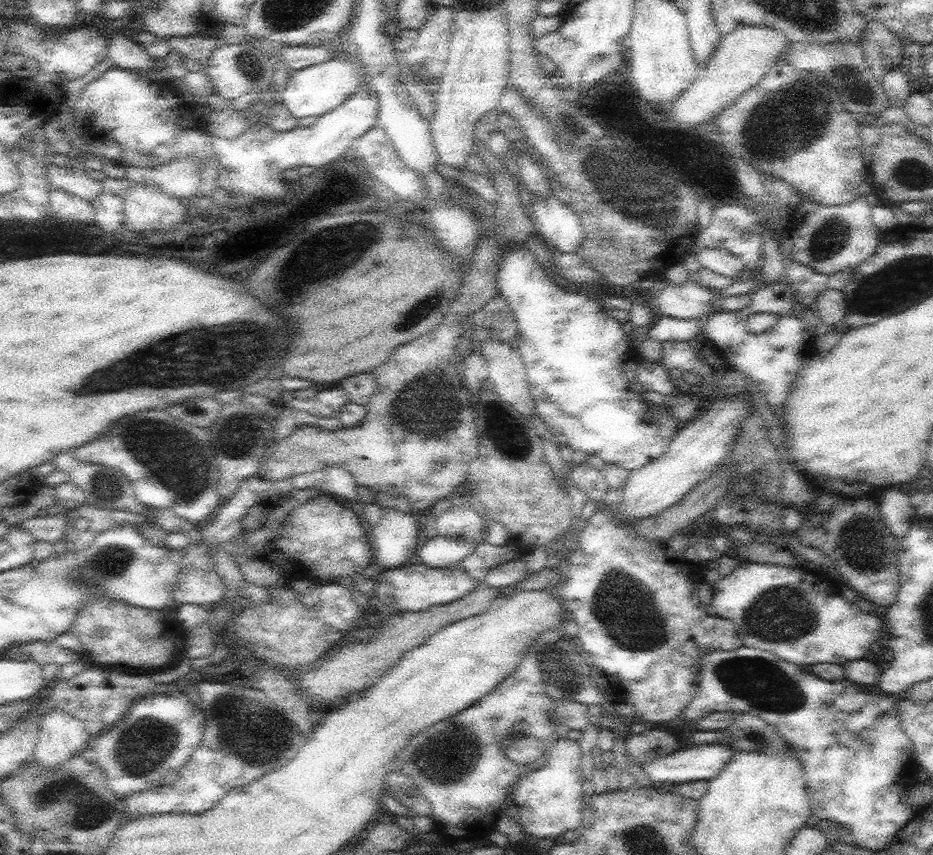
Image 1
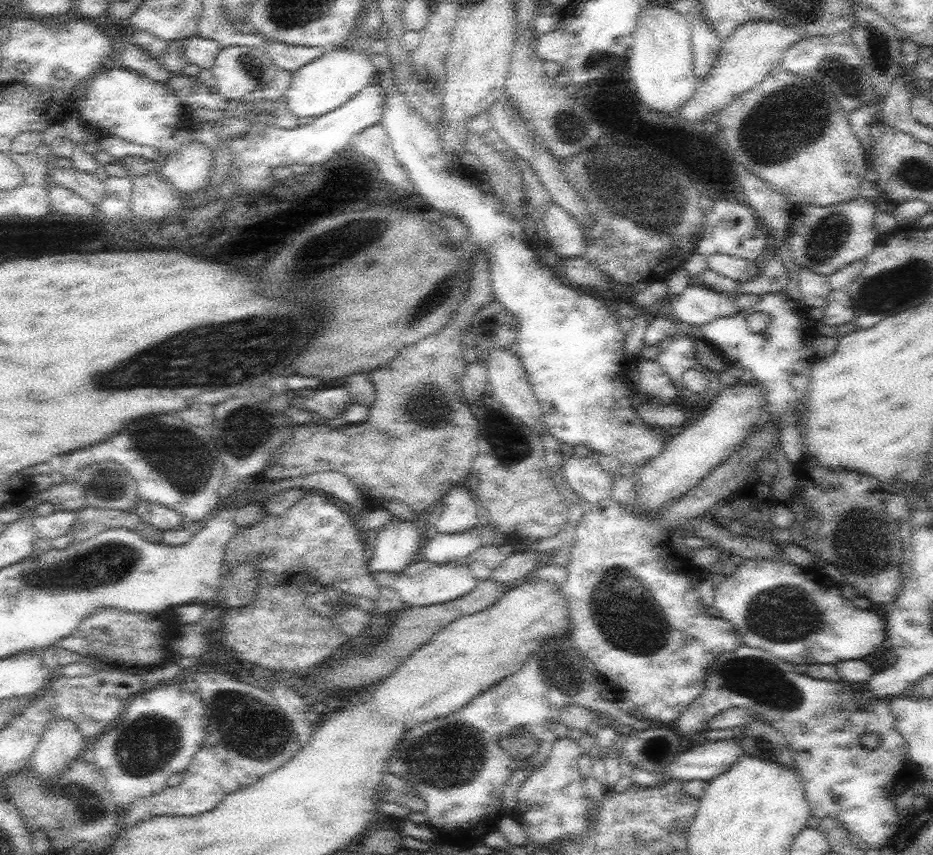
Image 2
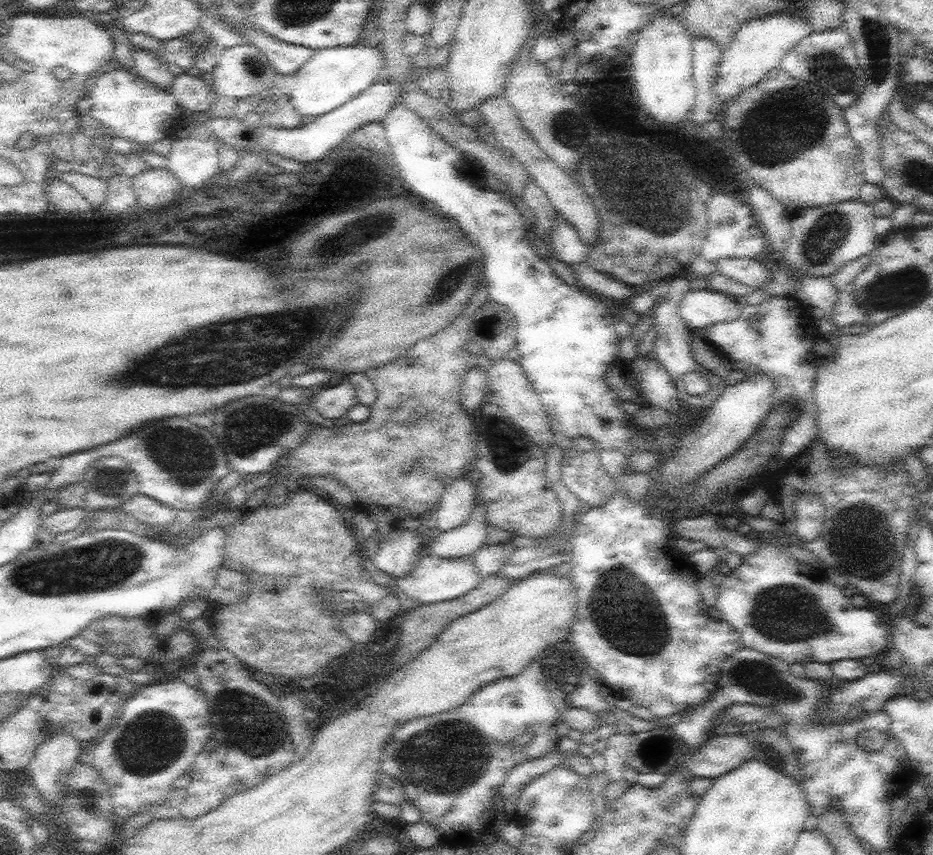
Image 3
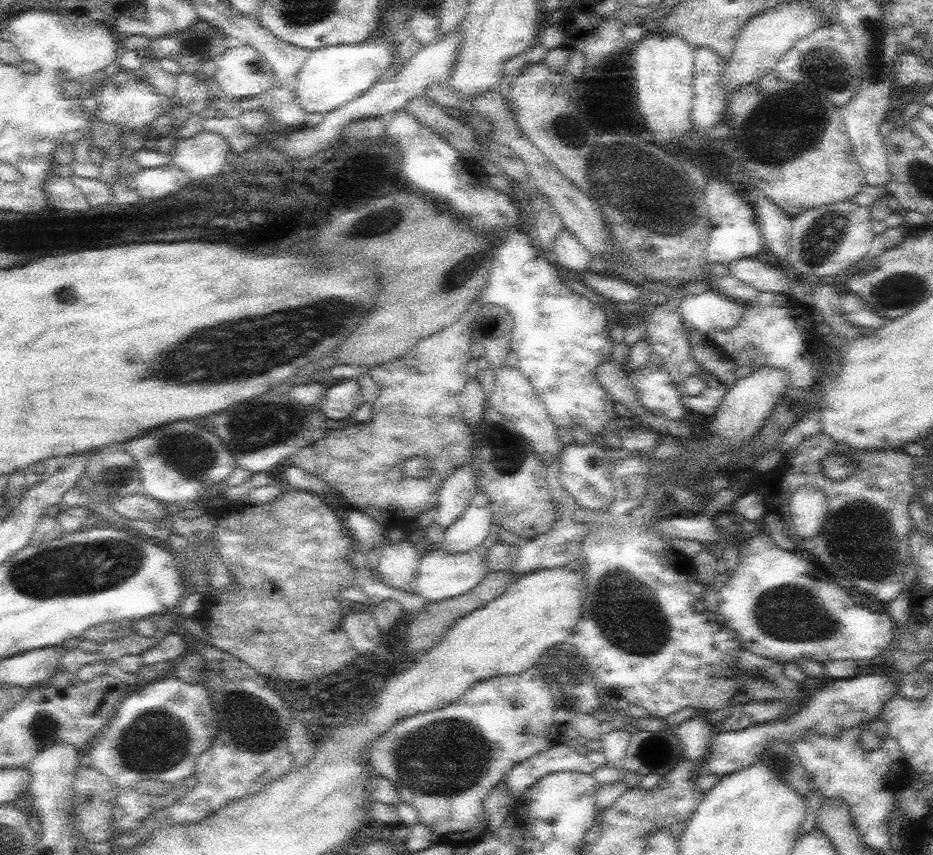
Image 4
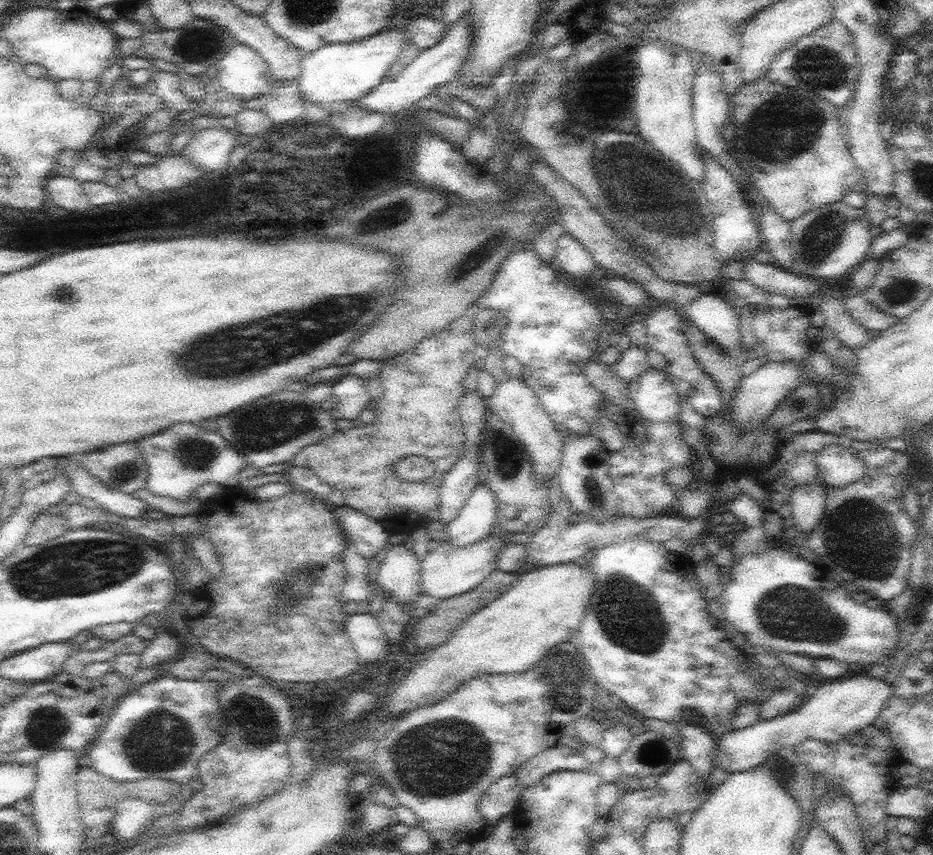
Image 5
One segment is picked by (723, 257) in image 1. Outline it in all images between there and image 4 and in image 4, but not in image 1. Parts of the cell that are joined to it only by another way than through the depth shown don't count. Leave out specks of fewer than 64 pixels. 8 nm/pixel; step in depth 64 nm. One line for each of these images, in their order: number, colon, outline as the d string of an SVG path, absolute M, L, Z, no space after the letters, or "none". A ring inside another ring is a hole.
2: M711 254L709 258L705 258L705 266L707 270L713 270L725 278L735 280L737 284L759 278L757 264L749 264L745 258L737 258L729 254Z
3: M717 258L711 262L713 268L727 276L727 278L733 278L735 282L739 284L745 284L745 286L753 286L753 288L759 288L767 282L767 268L755 260L747 260L747 258Z
4: M739 258L723 266L727 276L753 286L757 292L783 292L789 288L789 278L779 268L763 264L755 258Z

